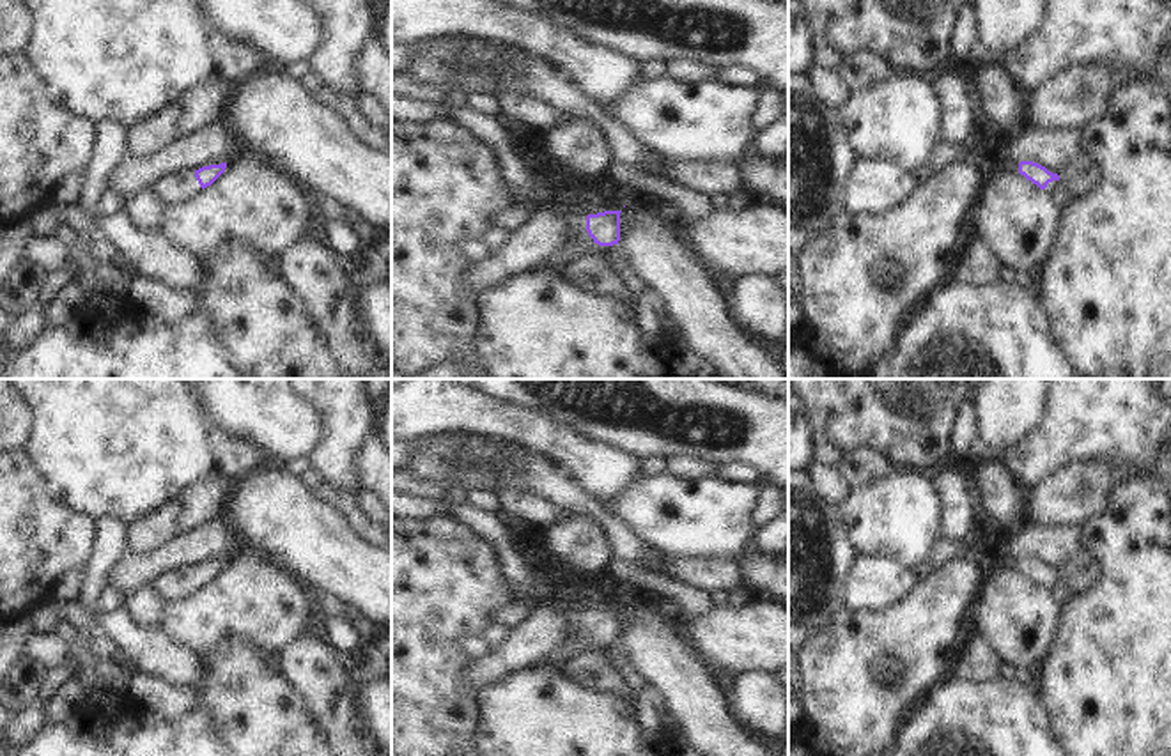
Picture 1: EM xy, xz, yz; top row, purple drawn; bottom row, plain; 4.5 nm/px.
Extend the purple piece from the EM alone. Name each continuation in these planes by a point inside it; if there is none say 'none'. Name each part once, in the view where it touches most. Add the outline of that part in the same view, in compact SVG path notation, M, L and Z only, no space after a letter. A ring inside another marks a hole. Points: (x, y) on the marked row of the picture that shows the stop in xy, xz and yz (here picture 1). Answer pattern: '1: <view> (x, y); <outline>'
1: xz (578, 222); M567 212L567 220L570 227L585 239L593 241L588 232L586 232L586 216L576 214L576 212Z

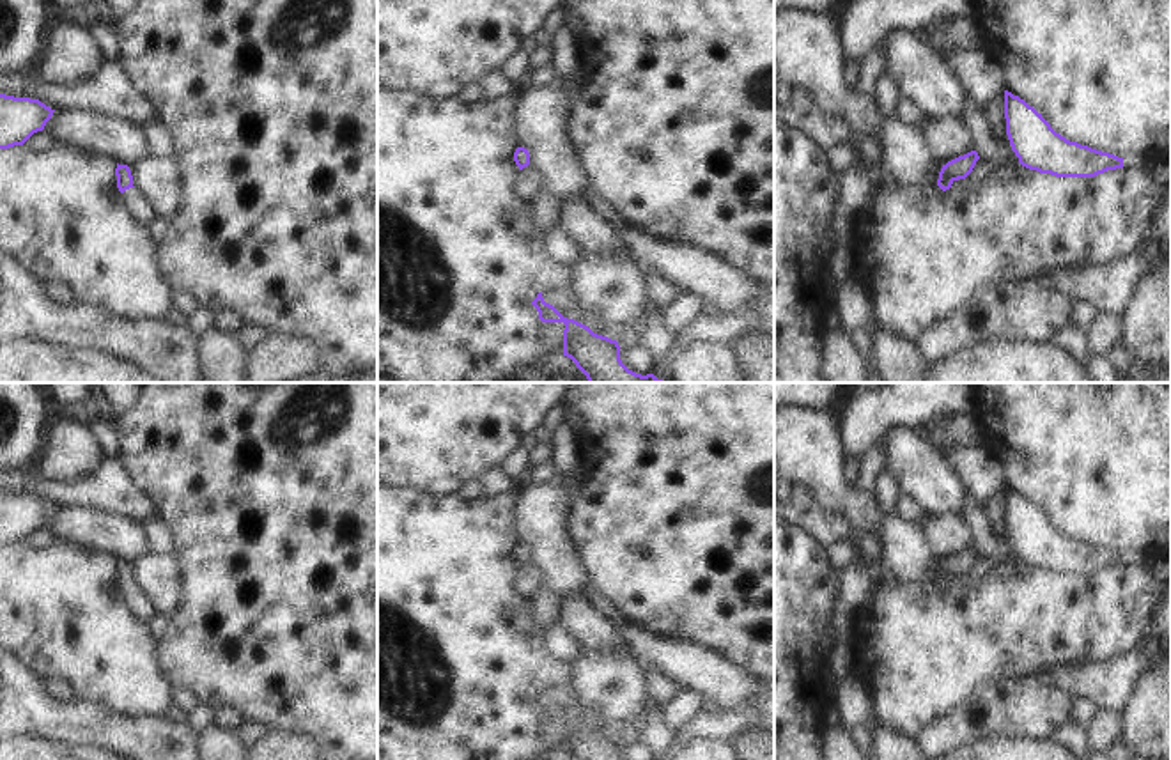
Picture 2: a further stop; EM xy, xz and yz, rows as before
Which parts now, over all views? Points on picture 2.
1: xy (139, 208); M135 188L126 190L122 193L122 198L124 198L131 216L135 220L142 221L143 225L147 225L149 220L154 216L154 211L151 209L151 206Z

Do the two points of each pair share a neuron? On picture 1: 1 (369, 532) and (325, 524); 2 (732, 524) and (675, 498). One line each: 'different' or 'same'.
1: different
2: same

